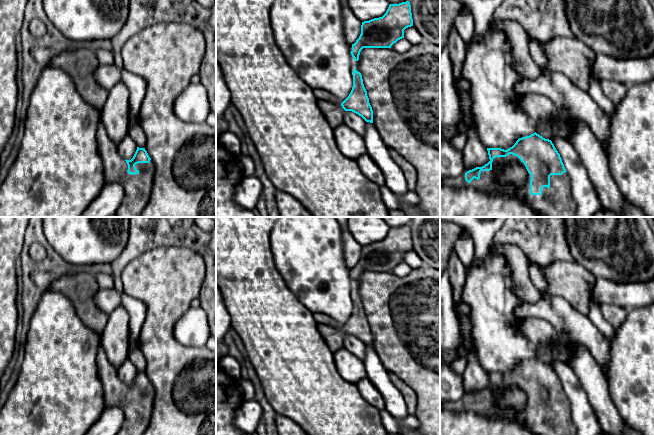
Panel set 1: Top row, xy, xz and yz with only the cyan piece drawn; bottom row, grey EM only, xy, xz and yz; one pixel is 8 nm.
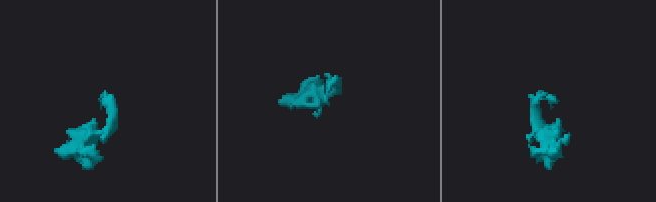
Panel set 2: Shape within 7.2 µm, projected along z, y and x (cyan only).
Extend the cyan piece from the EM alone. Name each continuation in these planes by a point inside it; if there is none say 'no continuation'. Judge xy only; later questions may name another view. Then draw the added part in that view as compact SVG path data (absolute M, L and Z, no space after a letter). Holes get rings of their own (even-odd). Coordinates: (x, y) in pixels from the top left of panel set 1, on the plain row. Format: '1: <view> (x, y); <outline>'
1: xy (137, 412); M101 346L97 353L97 366L105 405L119 407L124 412L124 422L117 435L143 435L151 418L154 387L152 384L149 387L138 387L135 391L139 397L129 398L126 385L118 377L117 369L110 364Z

